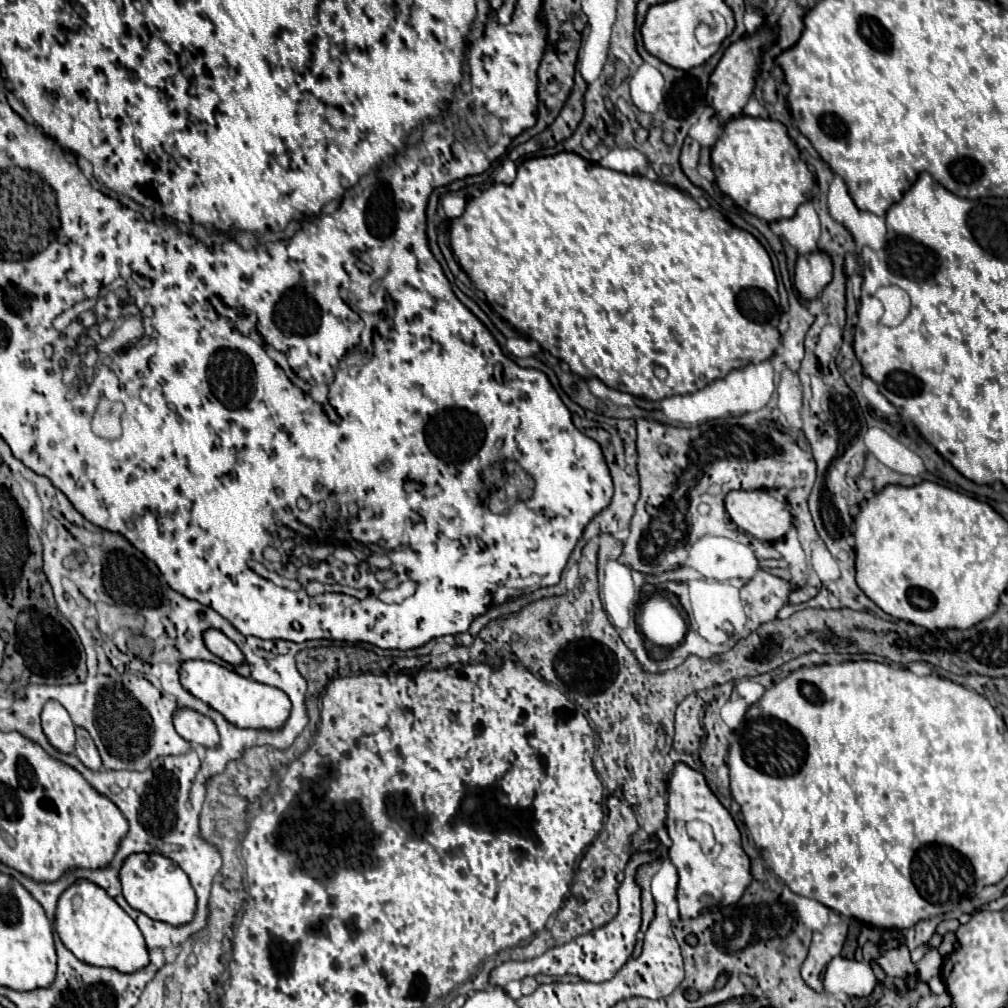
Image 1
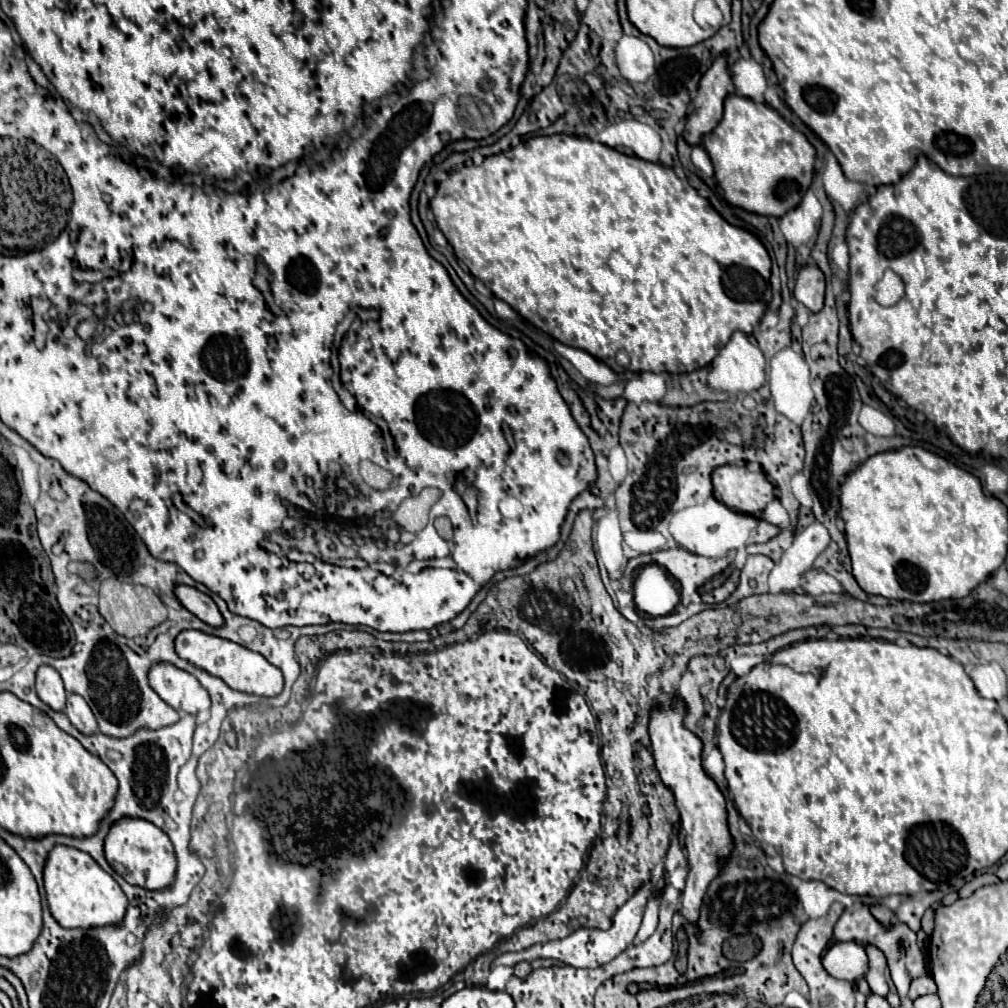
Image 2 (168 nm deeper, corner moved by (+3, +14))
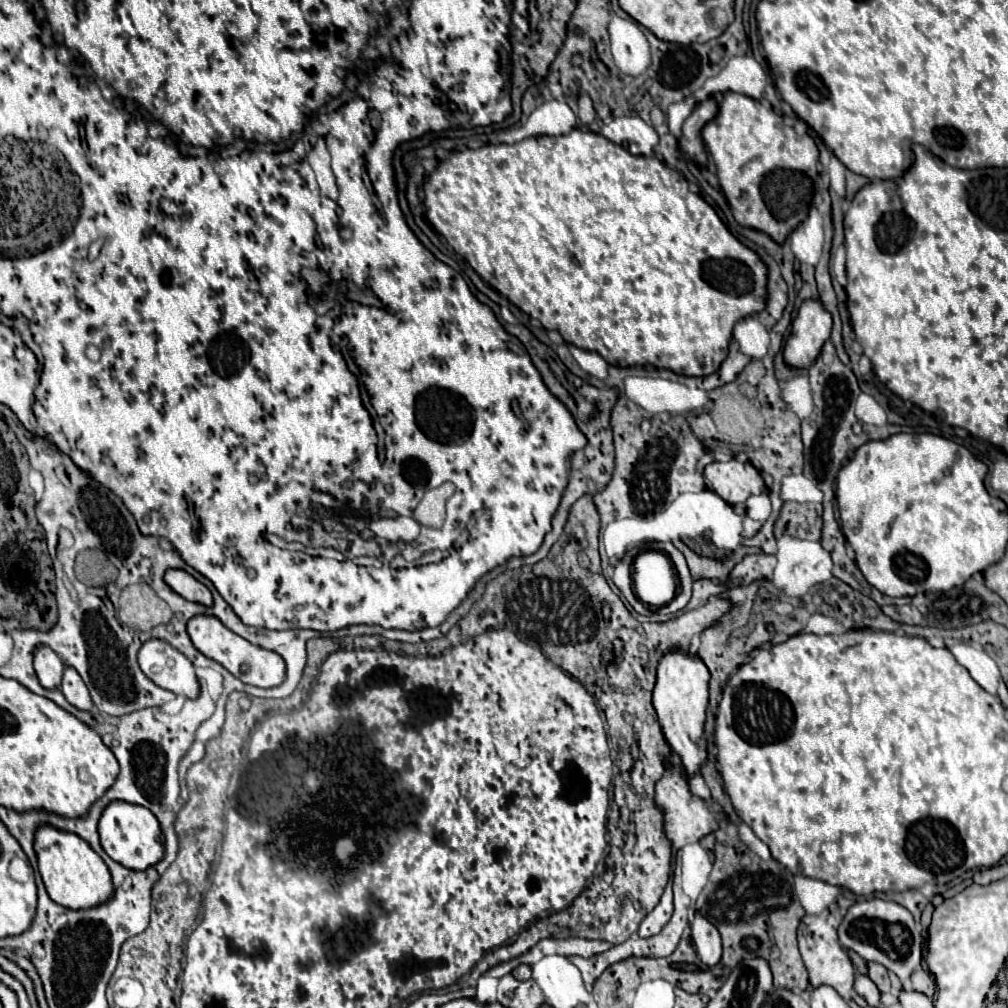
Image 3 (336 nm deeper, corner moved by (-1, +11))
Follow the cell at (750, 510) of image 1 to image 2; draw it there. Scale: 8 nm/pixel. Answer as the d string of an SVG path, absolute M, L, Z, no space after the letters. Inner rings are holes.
M731 464L717 466L711 474L711 482L713 496L743 514L763 512L765 506L775 498L773 486L765 474L753 474L749 470L743 472L743 468ZM715 472L719 472L717 478Z

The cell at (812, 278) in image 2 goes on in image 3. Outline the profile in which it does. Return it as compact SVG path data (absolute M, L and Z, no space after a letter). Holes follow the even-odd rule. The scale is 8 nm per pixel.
M805 299L785 343L785 361L797 369L809 367L831 335L831 313L819 299Z

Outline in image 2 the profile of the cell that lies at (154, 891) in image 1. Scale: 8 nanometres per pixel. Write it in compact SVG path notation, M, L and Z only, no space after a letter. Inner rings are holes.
M121 818L111 824L105 836L105 858L109 866L129 884L137 884L149 890L161 890L175 880L177 860L169 836L153 822L147 822L143 818Z

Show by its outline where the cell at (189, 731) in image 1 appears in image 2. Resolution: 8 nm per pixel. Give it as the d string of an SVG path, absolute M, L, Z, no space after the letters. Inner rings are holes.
M157 662L151 666L147 678L151 688L175 710L199 714L211 706L209 694L199 680L185 670L171 666L169 662Z

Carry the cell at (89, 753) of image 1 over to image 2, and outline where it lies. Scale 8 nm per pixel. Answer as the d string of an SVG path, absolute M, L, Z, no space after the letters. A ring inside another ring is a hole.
M67 694L67 704L65 704L65 714L69 720L83 732L83 734L93 734L97 730L97 720L87 706L85 698L79 694Z

